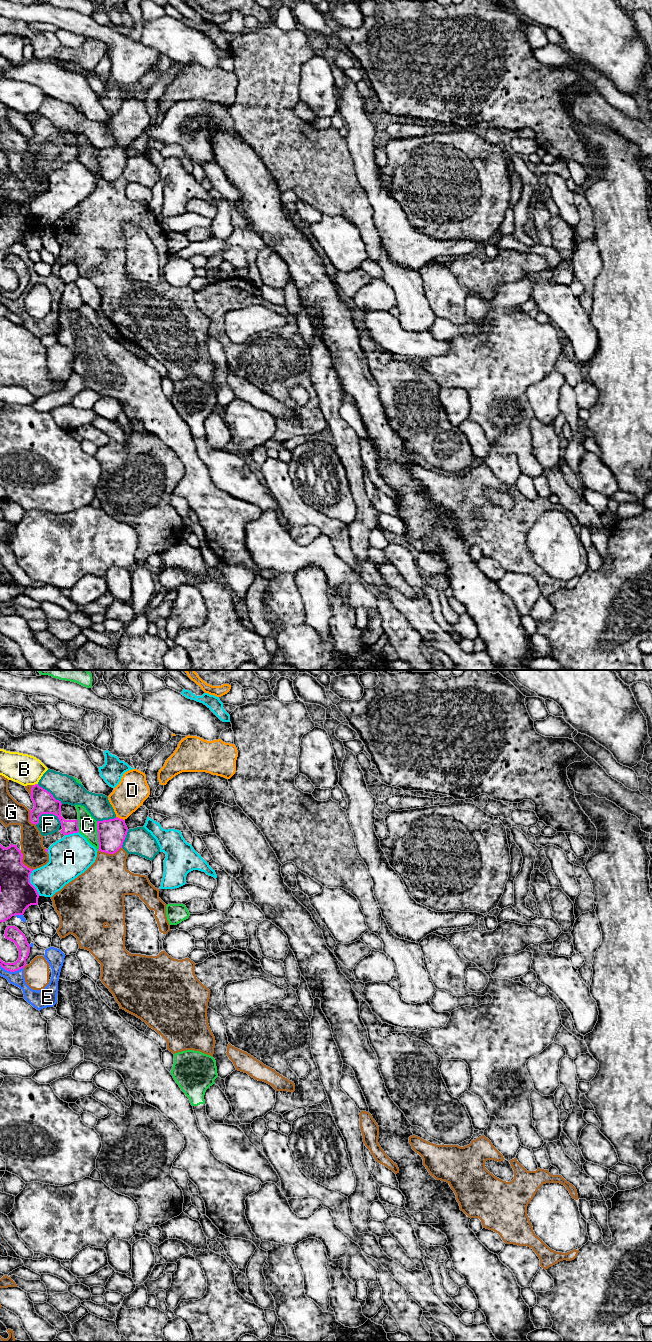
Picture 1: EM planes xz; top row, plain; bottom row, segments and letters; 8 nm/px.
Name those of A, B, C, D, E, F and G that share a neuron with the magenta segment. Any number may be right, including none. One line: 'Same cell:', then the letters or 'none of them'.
Same cell: none of them

